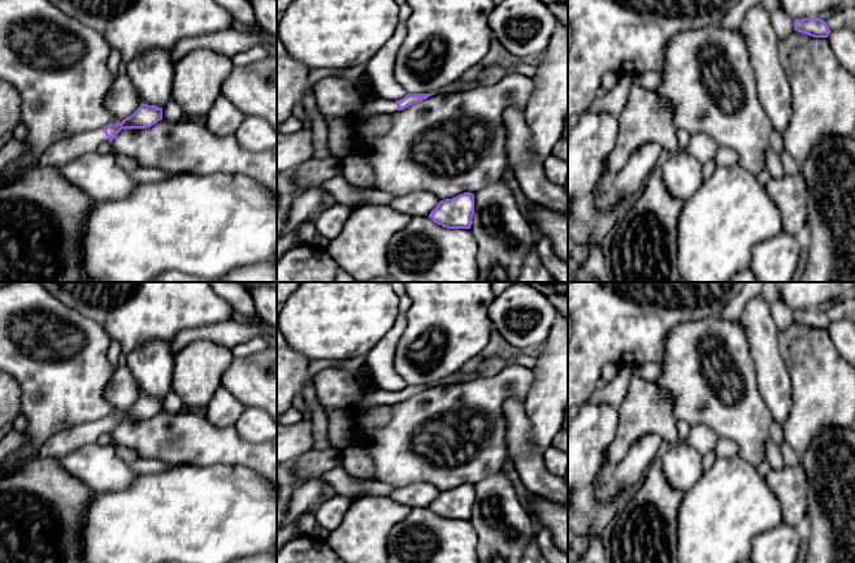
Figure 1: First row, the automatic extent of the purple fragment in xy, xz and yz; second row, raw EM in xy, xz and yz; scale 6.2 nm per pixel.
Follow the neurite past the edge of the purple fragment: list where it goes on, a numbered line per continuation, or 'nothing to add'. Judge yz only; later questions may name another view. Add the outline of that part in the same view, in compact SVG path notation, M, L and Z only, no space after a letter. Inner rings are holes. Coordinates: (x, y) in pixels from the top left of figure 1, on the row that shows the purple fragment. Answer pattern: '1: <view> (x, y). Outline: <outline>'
nothing to add

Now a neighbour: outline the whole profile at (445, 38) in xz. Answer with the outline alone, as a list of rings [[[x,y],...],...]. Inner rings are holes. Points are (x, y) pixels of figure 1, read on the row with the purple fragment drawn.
[[[407,0],[412,13],[396,55],[395,81],[408,94],[435,94],[472,68],[478,68],[492,39],[489,17],[494,0]]]

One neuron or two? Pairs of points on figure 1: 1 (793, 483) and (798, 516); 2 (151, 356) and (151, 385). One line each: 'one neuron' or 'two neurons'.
1: one neuron
2: one neuron

